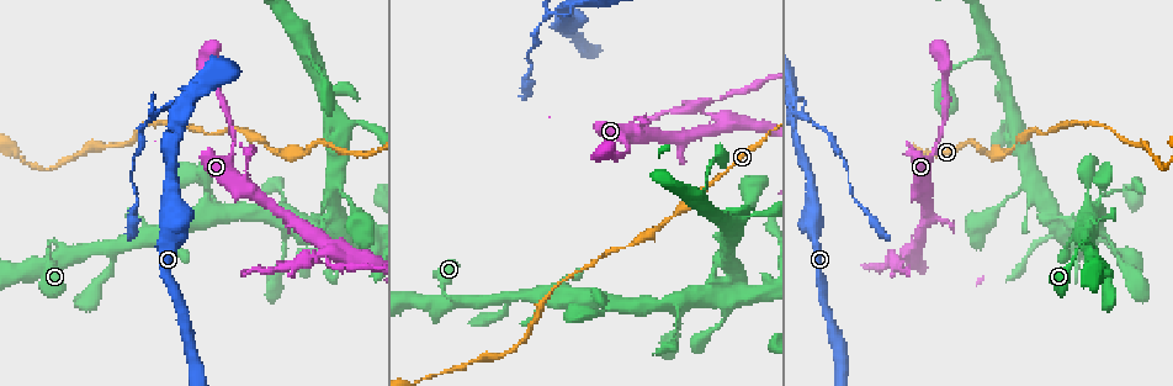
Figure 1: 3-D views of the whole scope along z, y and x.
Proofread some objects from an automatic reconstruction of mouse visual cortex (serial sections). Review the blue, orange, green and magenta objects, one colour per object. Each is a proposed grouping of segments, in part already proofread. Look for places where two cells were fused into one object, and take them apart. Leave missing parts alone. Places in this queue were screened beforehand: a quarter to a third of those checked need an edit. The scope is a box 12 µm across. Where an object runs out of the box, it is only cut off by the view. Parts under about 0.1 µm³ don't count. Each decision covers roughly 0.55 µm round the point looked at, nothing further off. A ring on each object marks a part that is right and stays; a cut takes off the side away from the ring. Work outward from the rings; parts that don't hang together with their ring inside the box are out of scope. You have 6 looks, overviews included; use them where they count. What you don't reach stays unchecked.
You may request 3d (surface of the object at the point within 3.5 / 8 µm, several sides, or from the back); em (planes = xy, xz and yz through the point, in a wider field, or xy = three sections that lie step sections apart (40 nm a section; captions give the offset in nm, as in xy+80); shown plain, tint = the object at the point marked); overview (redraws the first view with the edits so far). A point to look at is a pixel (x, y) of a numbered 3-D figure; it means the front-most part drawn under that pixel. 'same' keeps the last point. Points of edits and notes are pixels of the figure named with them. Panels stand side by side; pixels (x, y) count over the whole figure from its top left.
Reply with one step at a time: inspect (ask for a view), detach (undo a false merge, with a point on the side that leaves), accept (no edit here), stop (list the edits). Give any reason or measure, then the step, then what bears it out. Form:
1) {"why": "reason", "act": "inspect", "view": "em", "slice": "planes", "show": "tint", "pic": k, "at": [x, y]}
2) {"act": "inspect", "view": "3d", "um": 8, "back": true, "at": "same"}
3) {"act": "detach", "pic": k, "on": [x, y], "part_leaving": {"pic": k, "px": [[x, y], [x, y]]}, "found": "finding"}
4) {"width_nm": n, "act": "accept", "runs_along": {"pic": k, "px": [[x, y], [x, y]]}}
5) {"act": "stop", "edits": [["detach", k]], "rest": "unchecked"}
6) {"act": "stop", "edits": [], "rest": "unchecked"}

{"why": "abrupt turn", "act": "inspect", "view": "3d", "um": 3.5, "pic": 1, "at": [725, 311]}

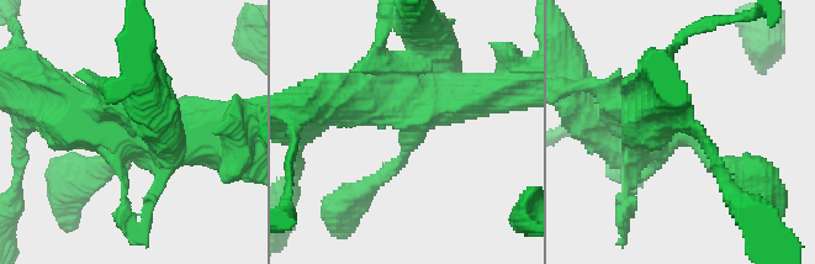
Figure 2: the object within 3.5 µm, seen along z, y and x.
{"why": "now the EM", "act": "inspect", "view": "em", "slice": "xy", "step": 1, "show": "tint", "pic": 2, "at": [412, 126]}

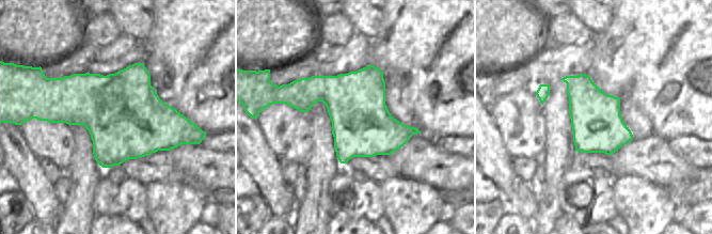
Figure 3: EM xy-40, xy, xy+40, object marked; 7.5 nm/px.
{"width_nm": 460, "act": "detach", "pic": 2, "on": [430, 32], "part_leaving": {"pic": 2, "px": [[163, 140], [136, 63]]}, "found": "a second cell is stuck on"}

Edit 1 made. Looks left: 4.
{"why": "see it whole again", "act": "inspect", "view": "overview"}

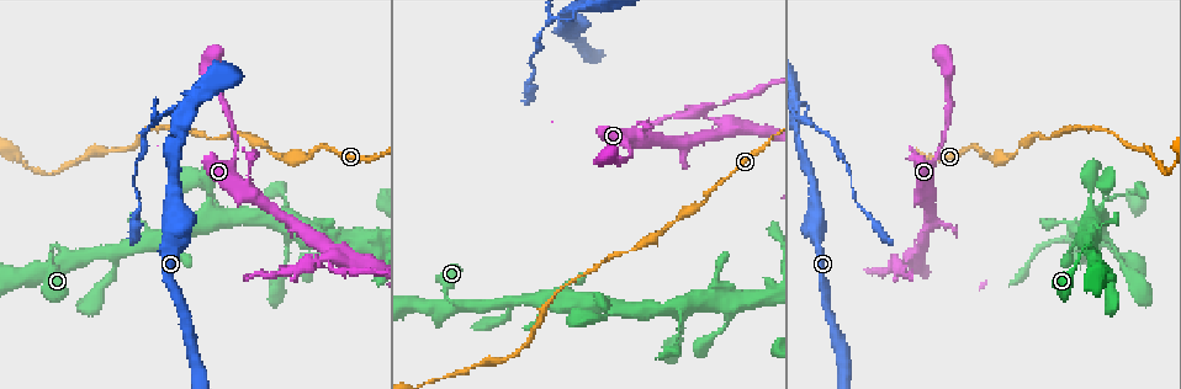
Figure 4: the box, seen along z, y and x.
{"why": "abrupt turn", "act": "inspect", "view": "3d", "um": 8, "back": true, "pic": 4, "at": [896, 263]}

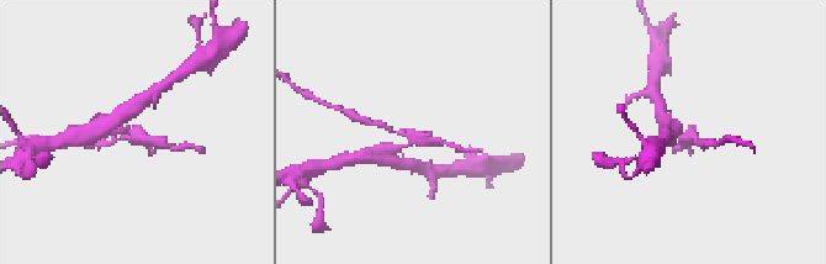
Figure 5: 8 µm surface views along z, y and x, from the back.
{"act": "inspect", "view": "3d", "um": 3.5, "pic": 5, "at": [412, 136]}

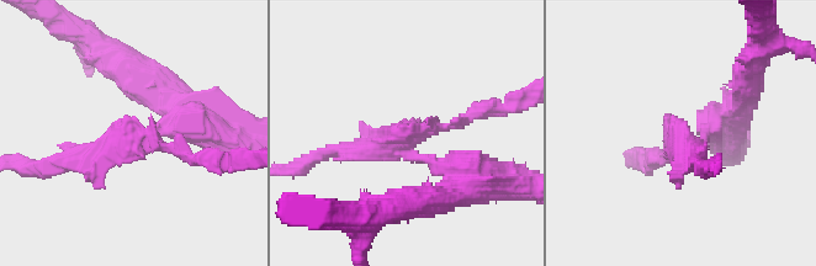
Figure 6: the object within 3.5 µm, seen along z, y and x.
{"act": "detach", "pic": 6, "on": [133, 143], "part_leaving": {"pic": 6, "px": [[149, 133], [127, 144], [202, 159]]}, "found": "two cells meet here"}

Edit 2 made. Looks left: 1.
{"act": "stop", "edits": [["detach", 2], ["detach", 6]], "rest": "unchecked"}

